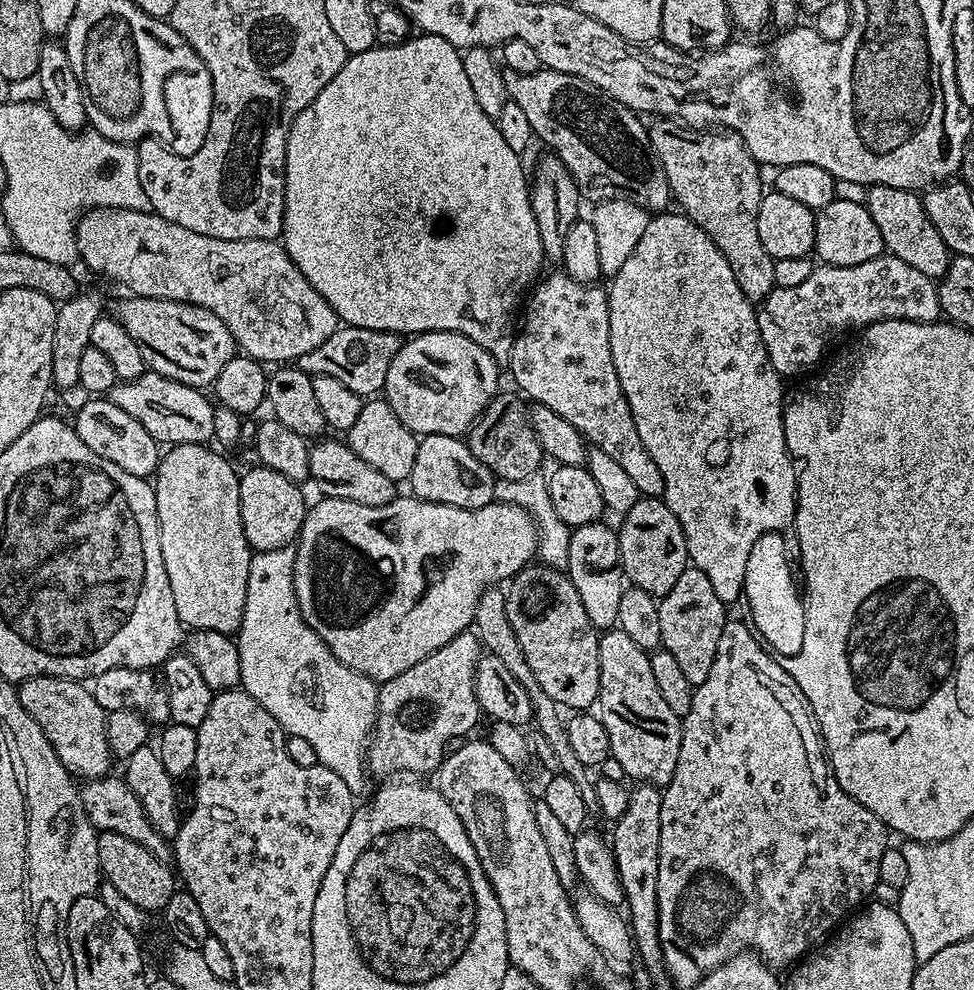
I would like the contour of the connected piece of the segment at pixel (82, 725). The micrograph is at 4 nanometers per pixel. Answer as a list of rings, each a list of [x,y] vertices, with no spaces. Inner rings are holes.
[[[32,676],[19,681],[18,691],[26,714],[42,726],[42,734],[46,734],[50,746],[54,746],[58,762],[66,766],[73,778],[87,782],[109,775],[111,768],[108,767],[114,764],[114,757],[108,741],[108,722],[104,708],[98,706],[91,687],[60,676]]]

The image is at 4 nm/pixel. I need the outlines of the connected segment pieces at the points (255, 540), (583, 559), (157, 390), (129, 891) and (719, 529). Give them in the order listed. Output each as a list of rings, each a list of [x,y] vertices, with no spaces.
[[[255,467],[240,476],[238,490],[242,530],[246,534],[246,542],[253,553],[289,547],[299,537],[306,511],[304,496],[300,493],[301,485],[286,478],[286,474],[278,474],[278,470]]]
[[[604,523],[578,526],[568,533],[570,546],[566,571],[570,582],[574,582],[574,590],[578,590],[578,598],[582,598],[586,618],[590,618],[597,630],[617,627],[618,602],[622,602],[622,594],[626,587],[624,570],[620,567],[617,529]]]
[[[145,370],[137,380],[122,380],[113,386],[110,398],[114,406],[138,418],[142,426],[161,446],[174,444],[207,445],[214,437],[214,404],[199,388],[174,382],[162,374]]]
[[[101,832],[96,841],[101,877],[145,914],[163,913],[166,902],[170,902],[172,895],[178,891],[177,873],[169,865],[158,862],[158,858],[154,858],[154,854],[146,850],[146,846],[138,846],[138,842],[122,838],[122,834]]]
[[[665,210],[653,215],[646,226],[646,234],[634,246],[634,254],[626,258],[622,270],[611,277],[607,285],[608,313],[610,314],[610,354],[614,358],[614,370],[618,370],[618,382],[622,386],[622,394],[626,394],[626,402],[630,406],[630,414],[634,418],[634,426],[638,430],[638,438],[642,438],[642,446],[654,458],[654,466],[662,470],[664,483],[663,502],[678,518],[678,526],[682,526],[682,534],[686,538],[686,550],[691,567],[702,570],[706,578],[710,578],[718,598],[726,606],[732,606],[736,599],[745,595],[744,579],[746,564],[754,542],[767,532],[783,533],[784,528],[791,529],[796,519],[796,478],[797,465],[786,446],[784,433],[784,402],[786,391],[782,378],[774,370],[770,358],[766,354],[766,346],[762,342],[762,334],[758,330],[756,308],[753,301],[734,282],[734,270],[730,270],[730,262],[722,258],[722,250],[710,242],[710,238],[694,223],[691,218],[676,210]]]

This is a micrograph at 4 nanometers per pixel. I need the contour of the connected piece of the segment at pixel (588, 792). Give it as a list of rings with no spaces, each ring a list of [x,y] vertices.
[[[493,586],[485,588],[484,593],[478,598],[478,604],[474,610],[474,618],[472,619],[474,631],[477,639],[480,641],[483,649],[489,654],[494,655],[501,662],[502,666],[506,667],[518,684],[526,690],[527,697],[531,702],[532,722],[536,724],[540,733],[539,737],[547,743],[548,746],[553,747],[554,756],[558,760],[560,772],[568,776],[572,782],[577,786],[582,795],[582,802],[586,802],[586,806],[592,810],[597,807],[596,803],[596,786],[595,781],[590,778],[587,765],[584,765],[578,759],[578,754],[571,749],[570,740],[568,736],[567,723],[560,716],[559,705],[553,702],[542,686],[538,685],[537,678],[534,677],[533,670],[530,669],[529,662],[522,651],[522,646],[518,643],[517,635],[514,634],[514,628],[510,626],[510,618],[506,614],[506,596],[499,587]]]

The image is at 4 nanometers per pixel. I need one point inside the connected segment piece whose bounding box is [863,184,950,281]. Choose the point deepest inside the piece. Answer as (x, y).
(907, 232)

